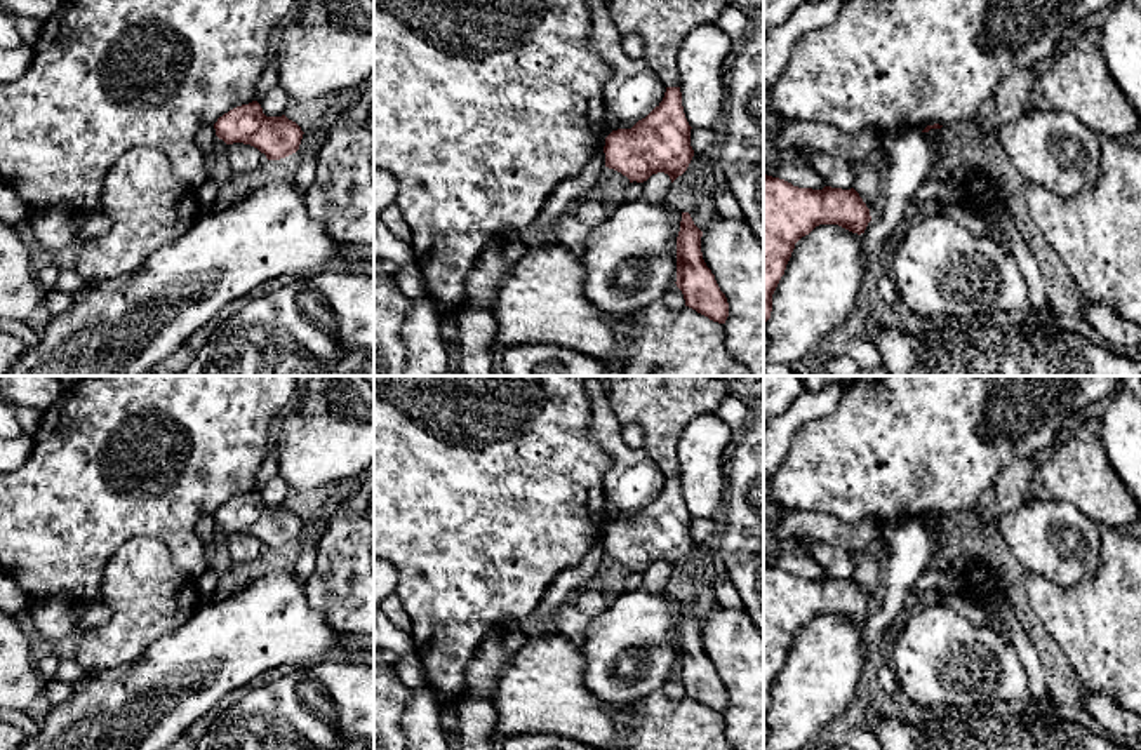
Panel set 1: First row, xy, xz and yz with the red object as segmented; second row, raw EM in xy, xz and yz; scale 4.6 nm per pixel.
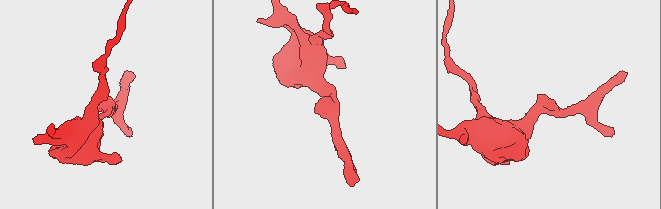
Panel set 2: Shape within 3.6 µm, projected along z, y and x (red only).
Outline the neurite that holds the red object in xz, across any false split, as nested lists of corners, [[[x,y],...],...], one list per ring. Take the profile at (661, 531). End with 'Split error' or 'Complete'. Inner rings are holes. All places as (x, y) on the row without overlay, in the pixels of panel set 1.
[[[666,477],[663,491],[645,508],[605,527],[605,557],[630,573],[644,573],[657,562],[668,564],[673,573],[694,546],[691,519],[680,477]]]. Complete

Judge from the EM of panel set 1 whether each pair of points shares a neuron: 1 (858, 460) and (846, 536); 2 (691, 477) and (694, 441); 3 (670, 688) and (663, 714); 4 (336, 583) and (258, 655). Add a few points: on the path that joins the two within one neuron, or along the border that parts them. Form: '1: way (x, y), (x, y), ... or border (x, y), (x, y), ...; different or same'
1: border (807, 512), (849, 522), (875, 517), (886, 526); different
2: way (694, 468), (694, 449); same
3: border (661, 689), (672, 700), (684, 696); different
4: border (303, 585), (306, 601), (341, 632); different

